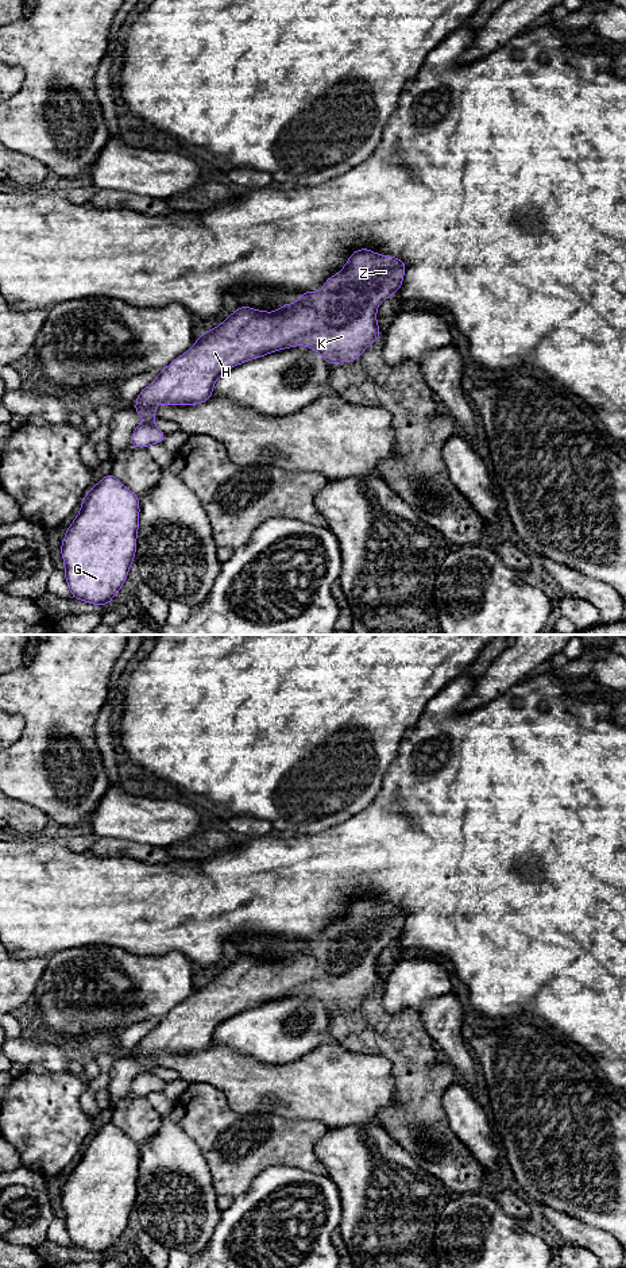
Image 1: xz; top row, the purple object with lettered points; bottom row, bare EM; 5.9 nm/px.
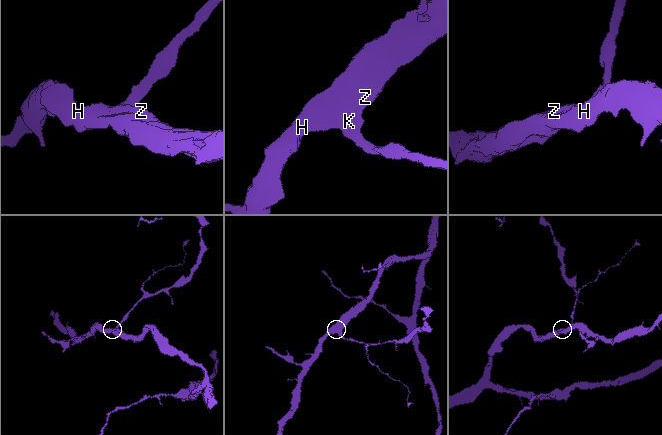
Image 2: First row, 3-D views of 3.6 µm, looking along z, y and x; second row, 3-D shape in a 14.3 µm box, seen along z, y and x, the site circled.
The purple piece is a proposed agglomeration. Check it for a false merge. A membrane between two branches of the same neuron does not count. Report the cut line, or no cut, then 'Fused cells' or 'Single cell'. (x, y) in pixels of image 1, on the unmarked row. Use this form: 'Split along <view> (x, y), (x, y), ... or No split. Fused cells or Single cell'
No split. Single cell

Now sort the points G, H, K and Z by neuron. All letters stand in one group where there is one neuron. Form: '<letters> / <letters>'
G H K Z

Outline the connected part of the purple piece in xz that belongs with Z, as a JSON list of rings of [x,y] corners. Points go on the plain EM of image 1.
[[[363,895],[351,902],[345,914],[329,925],[320,940],[300,941],[297,951],[285,952],[275,960],[239,953],[236,960],[216,976],[206,978],[190,998],[169,1011],[139,1041],[134,1060],[146,1069],[134,1078],[130,1094],[146,1097],[150,1092],[163,1091],[166,1082],[151,1071],[158,1067],[154,1059],[156,1053],[202,1052],[213,1042],[213,1033],[221,1022],[247,1009],[294,994],[308,994],[325,1006],[328,1015],[336,1010],[355,1010],[379,987],[378,955],[387,945],[398,941],[405,918],[406,910]]]

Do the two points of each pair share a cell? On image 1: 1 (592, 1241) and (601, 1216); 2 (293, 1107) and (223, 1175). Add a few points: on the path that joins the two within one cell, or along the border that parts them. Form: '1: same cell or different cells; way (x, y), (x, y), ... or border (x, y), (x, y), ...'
1: different cells; border (567, 1214), (601, 1228), (611, 1236)
2: different cells; border (252, 1112), (281, 1116), (289, 1120), (315, 1121)

